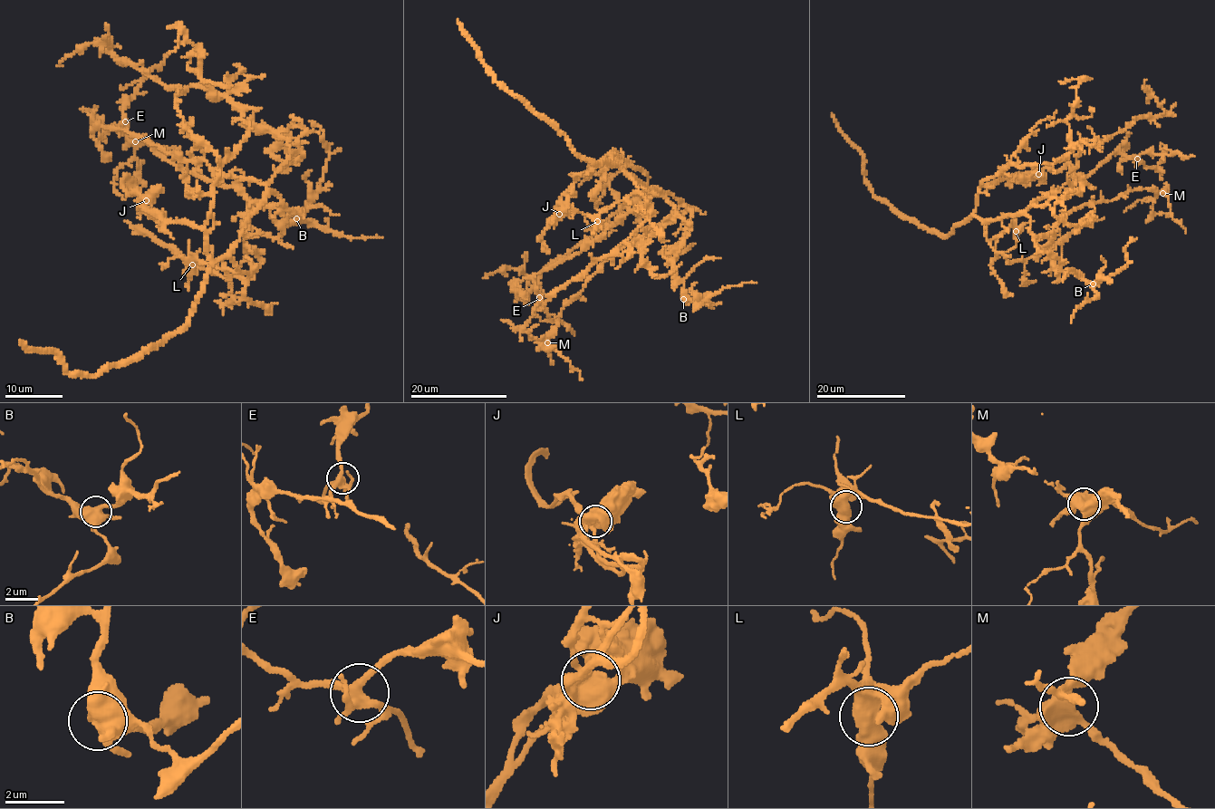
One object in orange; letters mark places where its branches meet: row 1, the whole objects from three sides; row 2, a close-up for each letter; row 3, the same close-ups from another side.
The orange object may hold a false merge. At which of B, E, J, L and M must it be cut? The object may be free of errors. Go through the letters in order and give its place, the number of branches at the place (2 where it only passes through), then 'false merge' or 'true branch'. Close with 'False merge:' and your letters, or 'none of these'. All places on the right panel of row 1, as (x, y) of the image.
B: (1093, 284) | 4 | true branch
E: (1137, 158) | 5 | true branch
J: (1038, 174) | 6 | false merge
L: (1016, 231) | 4 | true branch
M: (1162, 193) | 4 | true branch
False merge: J

